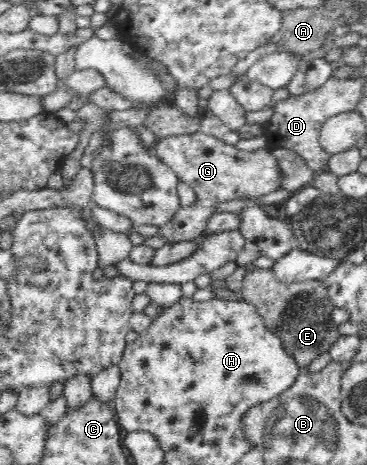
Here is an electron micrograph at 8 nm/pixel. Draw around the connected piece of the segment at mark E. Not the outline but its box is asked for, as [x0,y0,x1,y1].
[240,266,339,367]

